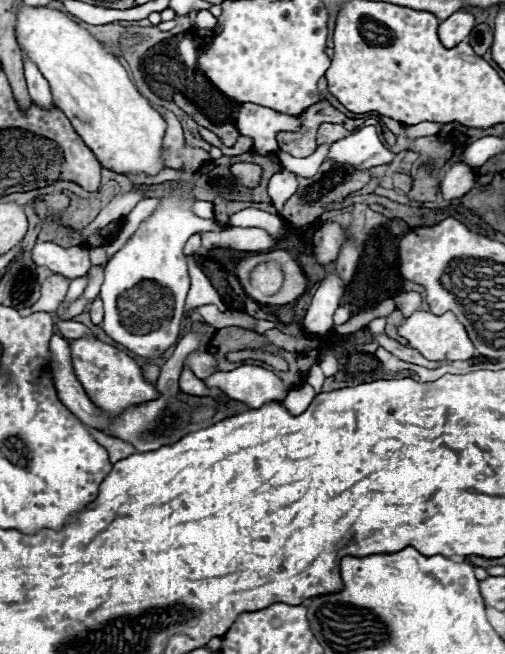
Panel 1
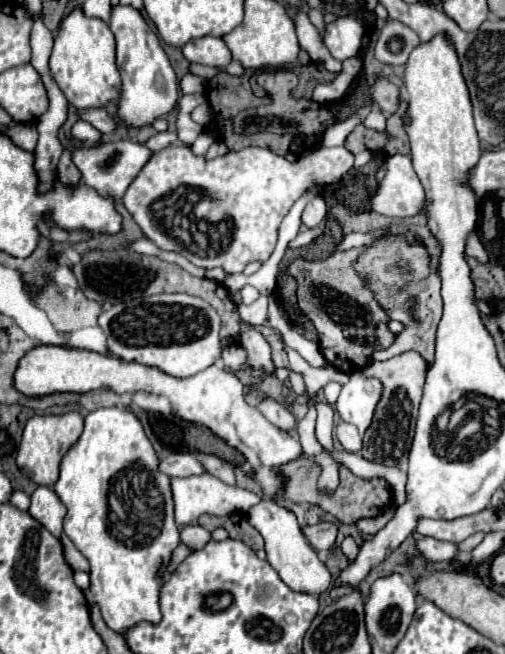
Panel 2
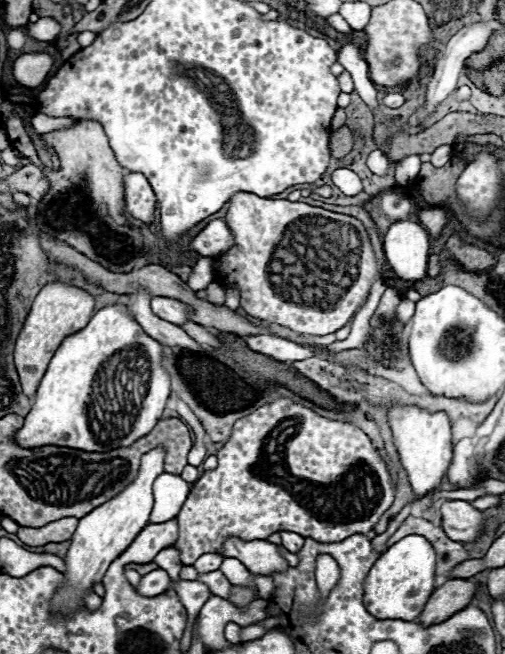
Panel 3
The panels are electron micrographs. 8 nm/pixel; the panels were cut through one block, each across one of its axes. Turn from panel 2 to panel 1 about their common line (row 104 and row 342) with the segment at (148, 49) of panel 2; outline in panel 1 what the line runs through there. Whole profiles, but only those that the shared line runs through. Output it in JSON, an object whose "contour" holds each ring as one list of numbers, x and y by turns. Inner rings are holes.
{"contour":[[178,168,178,172,180,176,172,180,168,192,158,198,160,204,154,214,148,216,134,236,108,260,100,290,104,302,104,332,134,354,146,358,162,356,180,338,186,292,190,286,184,256,186,240,198,232,222,230,216,219,204,220,192,212,196,198,192,198,190,192,196,186,196,170]]}

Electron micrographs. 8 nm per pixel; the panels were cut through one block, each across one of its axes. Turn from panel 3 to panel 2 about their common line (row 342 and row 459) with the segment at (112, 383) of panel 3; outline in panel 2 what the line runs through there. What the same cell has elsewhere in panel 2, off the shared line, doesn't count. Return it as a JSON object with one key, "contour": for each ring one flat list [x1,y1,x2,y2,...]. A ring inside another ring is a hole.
{"contour":[[98,408,86,414,84,432,64,454,60,476,54,484,56,496,66,506,64,534,90,562,90,588,84,590,84,596,88,602,100,606,104,622,118,634,126,634,138,620,150,620,154,624,160,620,158,588,162,586,162,556,172,556,172,550,180,544,180,530,174,522,170,476,160,472,158,464,160,460,132,408]]}

